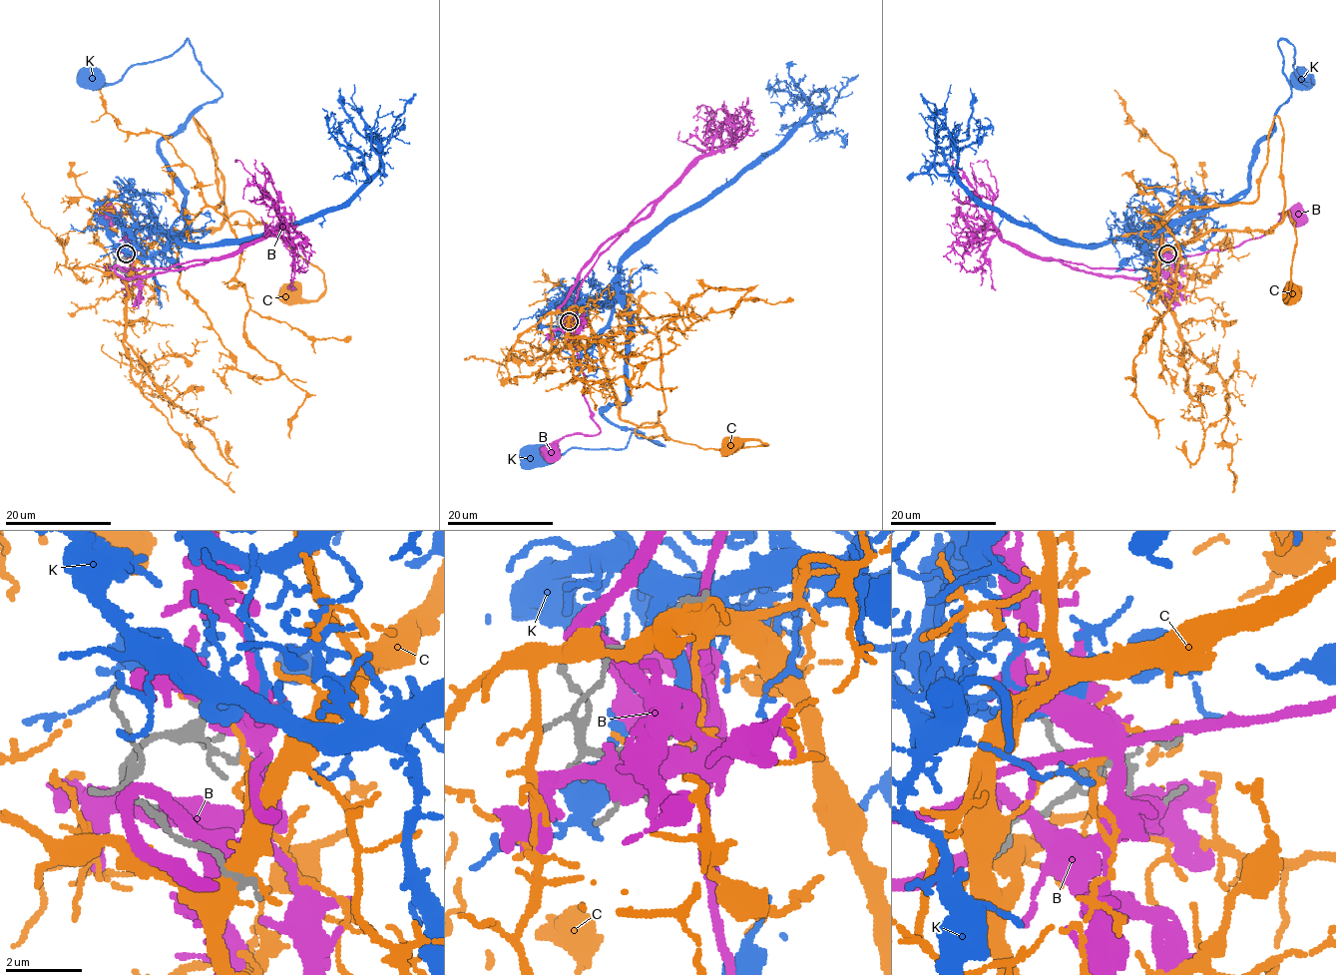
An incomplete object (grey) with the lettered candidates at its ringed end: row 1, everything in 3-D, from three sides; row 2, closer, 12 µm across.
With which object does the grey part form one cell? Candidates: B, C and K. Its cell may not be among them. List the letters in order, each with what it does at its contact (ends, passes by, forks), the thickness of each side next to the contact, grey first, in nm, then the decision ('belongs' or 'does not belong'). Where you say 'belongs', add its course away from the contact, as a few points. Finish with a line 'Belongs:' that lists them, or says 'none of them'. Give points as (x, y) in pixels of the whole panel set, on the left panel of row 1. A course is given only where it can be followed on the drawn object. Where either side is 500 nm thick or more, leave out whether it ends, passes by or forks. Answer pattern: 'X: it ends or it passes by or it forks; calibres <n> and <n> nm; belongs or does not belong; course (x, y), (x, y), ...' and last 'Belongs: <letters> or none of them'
B: it passes by; calibres 200 and 360 nm; does not belong
C: it passes by; calibres 240 and 120 nm; does not belong
K: it passes by; calibres 200 and 400 nm; belongs; course (126, 254), (150, 256), (184, 229), (186, 192), (159, 146), (221, 90), (188, 40), (113, 83), (90, 75)
Belongs: K

